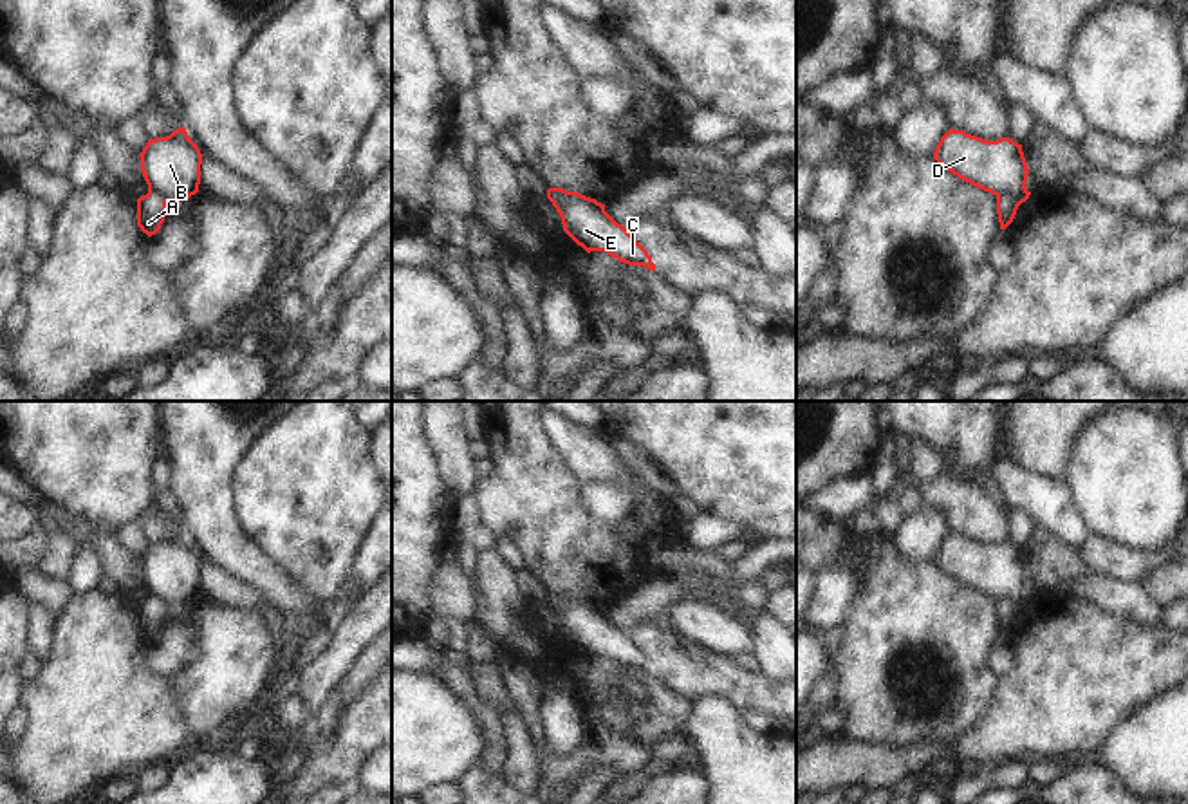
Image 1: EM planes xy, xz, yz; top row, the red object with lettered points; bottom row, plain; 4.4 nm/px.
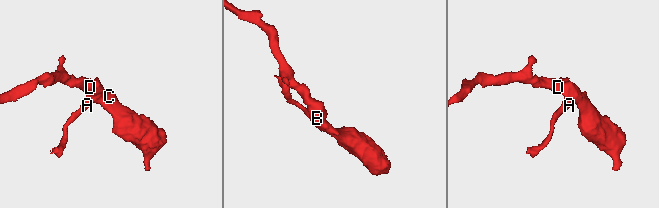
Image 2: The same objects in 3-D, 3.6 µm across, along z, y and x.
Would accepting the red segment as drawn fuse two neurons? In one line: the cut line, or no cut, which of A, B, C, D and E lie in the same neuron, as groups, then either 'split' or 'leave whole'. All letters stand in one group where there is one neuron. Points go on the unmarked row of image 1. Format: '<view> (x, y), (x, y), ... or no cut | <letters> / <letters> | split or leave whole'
xz (551, 593), (562, 607), (558, 617) | A / B C D E | split

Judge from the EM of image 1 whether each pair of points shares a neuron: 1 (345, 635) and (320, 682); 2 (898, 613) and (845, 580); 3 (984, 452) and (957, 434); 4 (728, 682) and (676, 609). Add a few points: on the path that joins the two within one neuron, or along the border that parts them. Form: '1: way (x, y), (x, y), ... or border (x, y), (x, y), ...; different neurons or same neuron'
1: way (345, 645), (325, 671); same neuron
2: border (827, 564), (860, 573), (840, 624); different neurons
3: way (977, 448), (965, 436); same neuron
4: border (672, 629), (732, 658); different neurons

